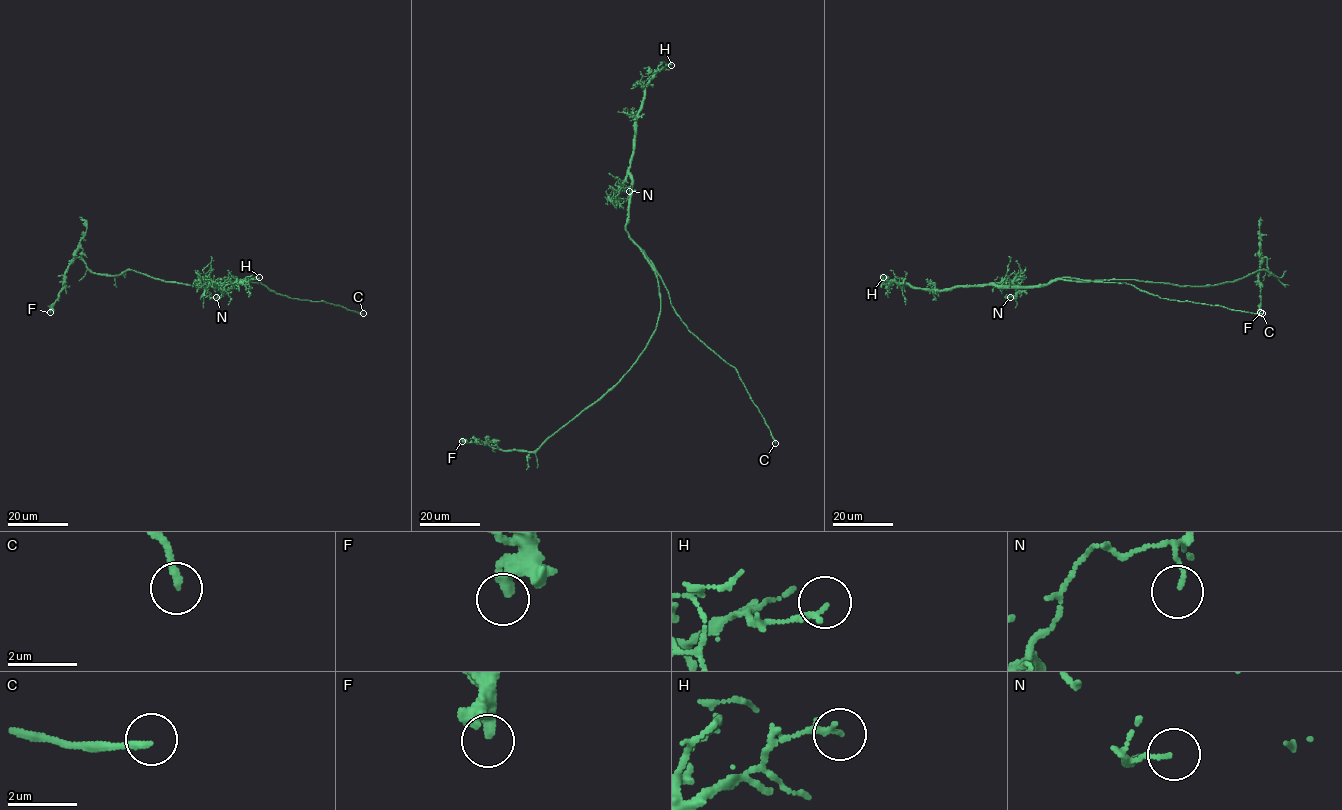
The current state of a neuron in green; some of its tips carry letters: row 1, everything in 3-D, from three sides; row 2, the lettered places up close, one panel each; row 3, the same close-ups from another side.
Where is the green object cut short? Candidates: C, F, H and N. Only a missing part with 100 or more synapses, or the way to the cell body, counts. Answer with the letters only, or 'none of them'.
C

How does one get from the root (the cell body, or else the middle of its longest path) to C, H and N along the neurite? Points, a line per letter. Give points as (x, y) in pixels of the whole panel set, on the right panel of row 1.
C: (1147, 281), (1093, 281), (1125, 283), (1161, 298), (1262, 313)
H: (1147, 281), (1056, 280), (1036, 286), (969, 285), (928, 290), (897, 284), (883, 277)
N: (1147, 281), (1056, 280), (1036, 286), (993, 283), (1012, 283), (1016, 292), (1006, 298), (1010, 297)

